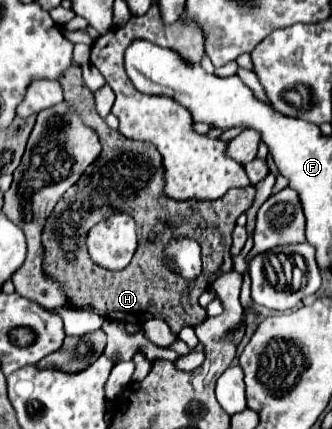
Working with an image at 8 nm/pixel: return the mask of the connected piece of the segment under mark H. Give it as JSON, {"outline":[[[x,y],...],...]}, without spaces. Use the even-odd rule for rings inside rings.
{"outline":[[[70,66],[60,76],[60,86],[64,90],[66,104],[88,128],[96,130],[102,152],[94,164],[84,170],[82,178],[58,200],[52,216],[46,220],[42,232],[42,244],[46,250],[44,274],[60,282],[72,308],[88,310],[100,314],[102,318],[108,316],[108,320],[142,324],[148,318],[162,318],[174,334],[178,334],[184,326],[204,322],[208,316],[198,304],[198,298],[210,286],[210,272],[214,282],[222,272],[232,270],[234,262],[230,256],[230,234],[236,226],[236,218],[250,208],[254,200],[254,186],[234,188],[220,200],[212,202],[170,200],[164,194],[164,168],[160,152],[148,142],[132,142],[120,132],[108,128],[104,118],[100,118],[94,108],[94,94],[84,86],[78,66]],[[116,212],[128,212],[136,220],[138,250],[124,270],[110,272],[92,262],[86,250],[86,236],[94,224]],[[174,232],[176,236],[194,238],[202,246],[202,274],[192,282],[168,272],[160,264],[162,250]]]}

